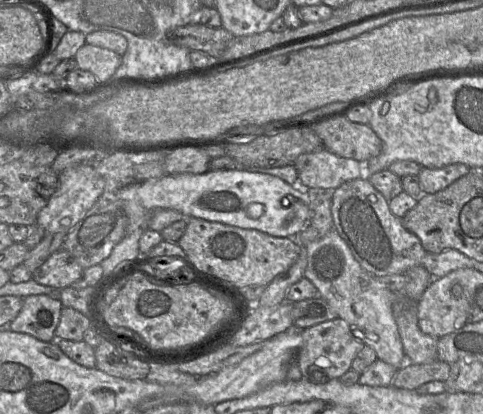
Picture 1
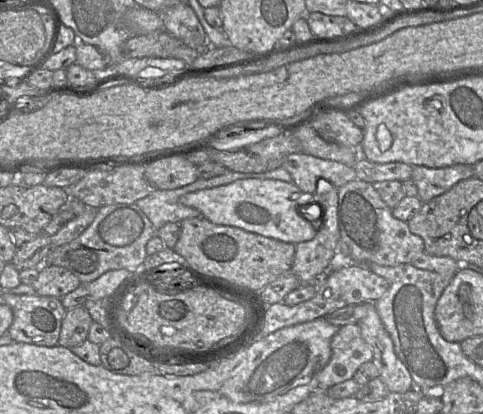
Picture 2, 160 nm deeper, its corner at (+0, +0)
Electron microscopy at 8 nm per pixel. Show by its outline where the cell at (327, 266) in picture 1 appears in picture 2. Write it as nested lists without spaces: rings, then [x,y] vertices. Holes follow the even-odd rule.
[[[366,302],[366,313],[359,319],[364,341],[373,353],[373,362],[379,378],[384,382],[389,392],[404,393],[412,389],[413,380],[407,368],[394,351],[391,337],[385,330],[373,302]]]

